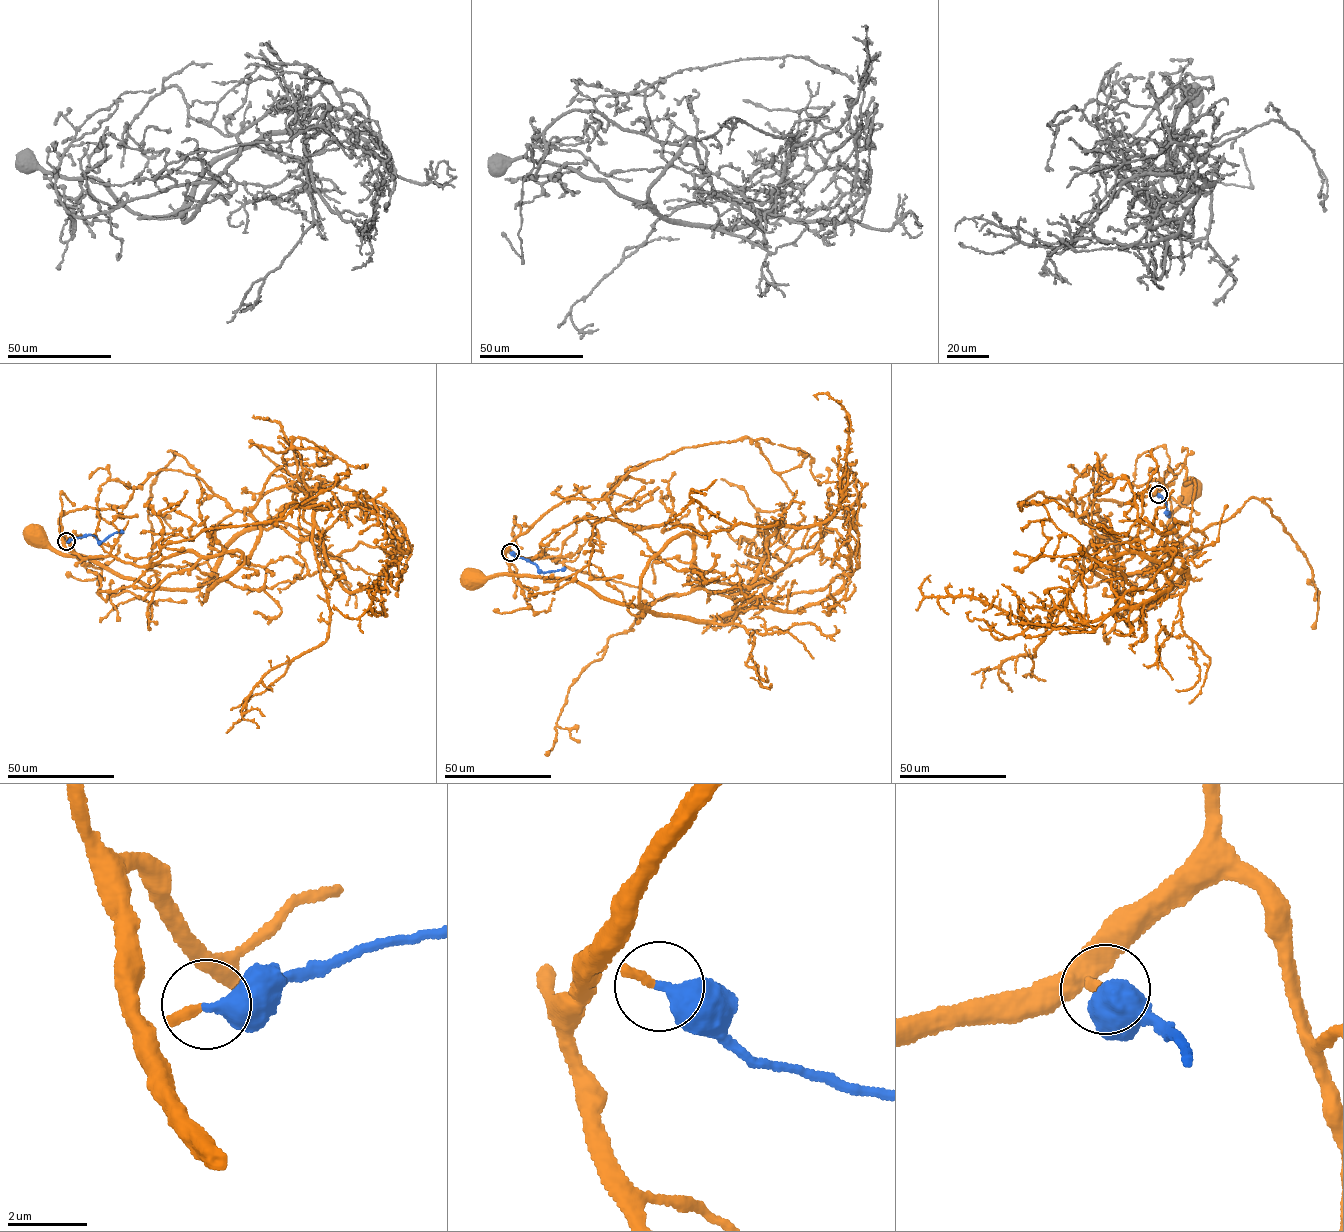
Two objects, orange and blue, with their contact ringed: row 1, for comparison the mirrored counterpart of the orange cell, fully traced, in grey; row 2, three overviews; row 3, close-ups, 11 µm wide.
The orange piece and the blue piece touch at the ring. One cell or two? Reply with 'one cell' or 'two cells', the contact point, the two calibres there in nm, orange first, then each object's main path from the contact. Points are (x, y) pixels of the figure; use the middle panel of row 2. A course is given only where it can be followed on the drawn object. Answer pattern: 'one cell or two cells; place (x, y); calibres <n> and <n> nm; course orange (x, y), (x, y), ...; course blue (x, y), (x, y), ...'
one cell; place (510, 552); calibres 220 and 460 nm; course orange (510, 552), (506, 552), (505, 557), (512, 575), (498, 573), (476, 580); course blue (510, 552), (535, 563), (541, 572), (565, 568)

